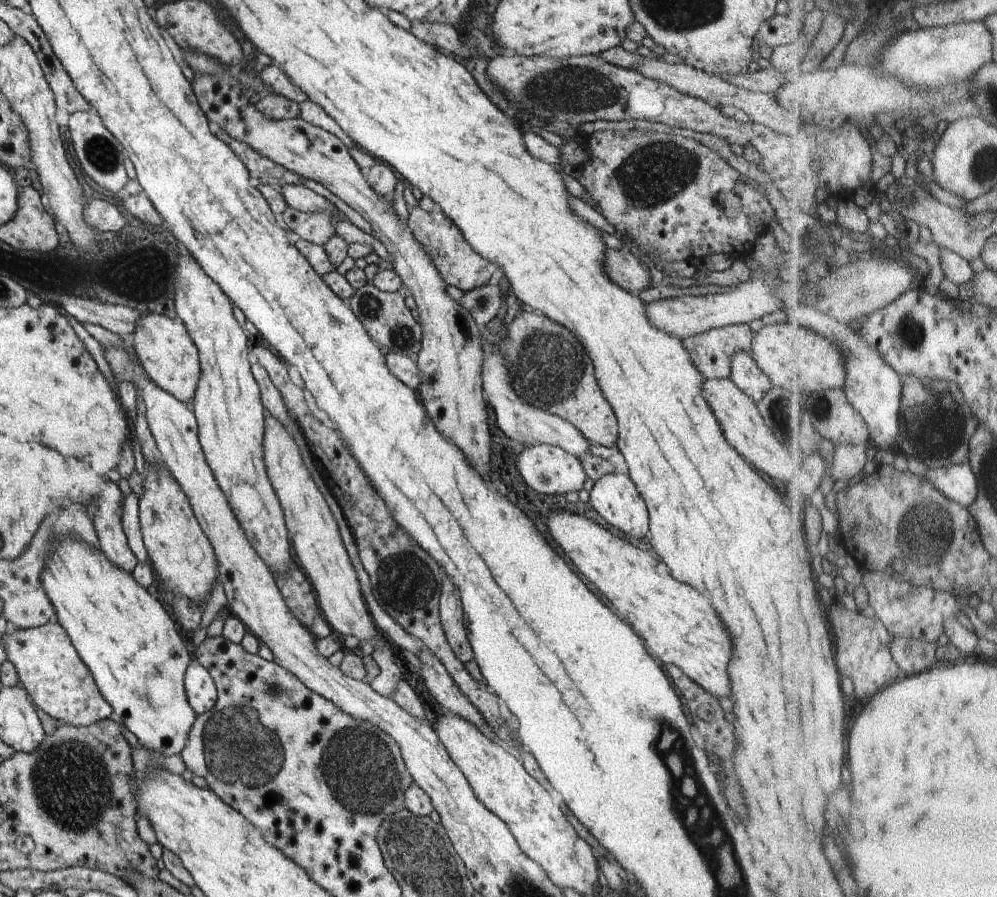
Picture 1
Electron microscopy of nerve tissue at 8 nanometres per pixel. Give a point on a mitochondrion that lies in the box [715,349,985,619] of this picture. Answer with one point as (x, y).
(931, 531)

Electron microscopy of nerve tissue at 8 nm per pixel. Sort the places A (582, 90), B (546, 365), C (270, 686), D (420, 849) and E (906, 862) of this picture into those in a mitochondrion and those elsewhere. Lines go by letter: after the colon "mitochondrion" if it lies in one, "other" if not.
A: mitochondrion
B: mitochondrion
C: mitochondrion
D: mitochondrion
E: other

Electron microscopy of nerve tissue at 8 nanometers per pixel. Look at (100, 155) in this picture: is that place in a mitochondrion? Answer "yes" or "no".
yes

